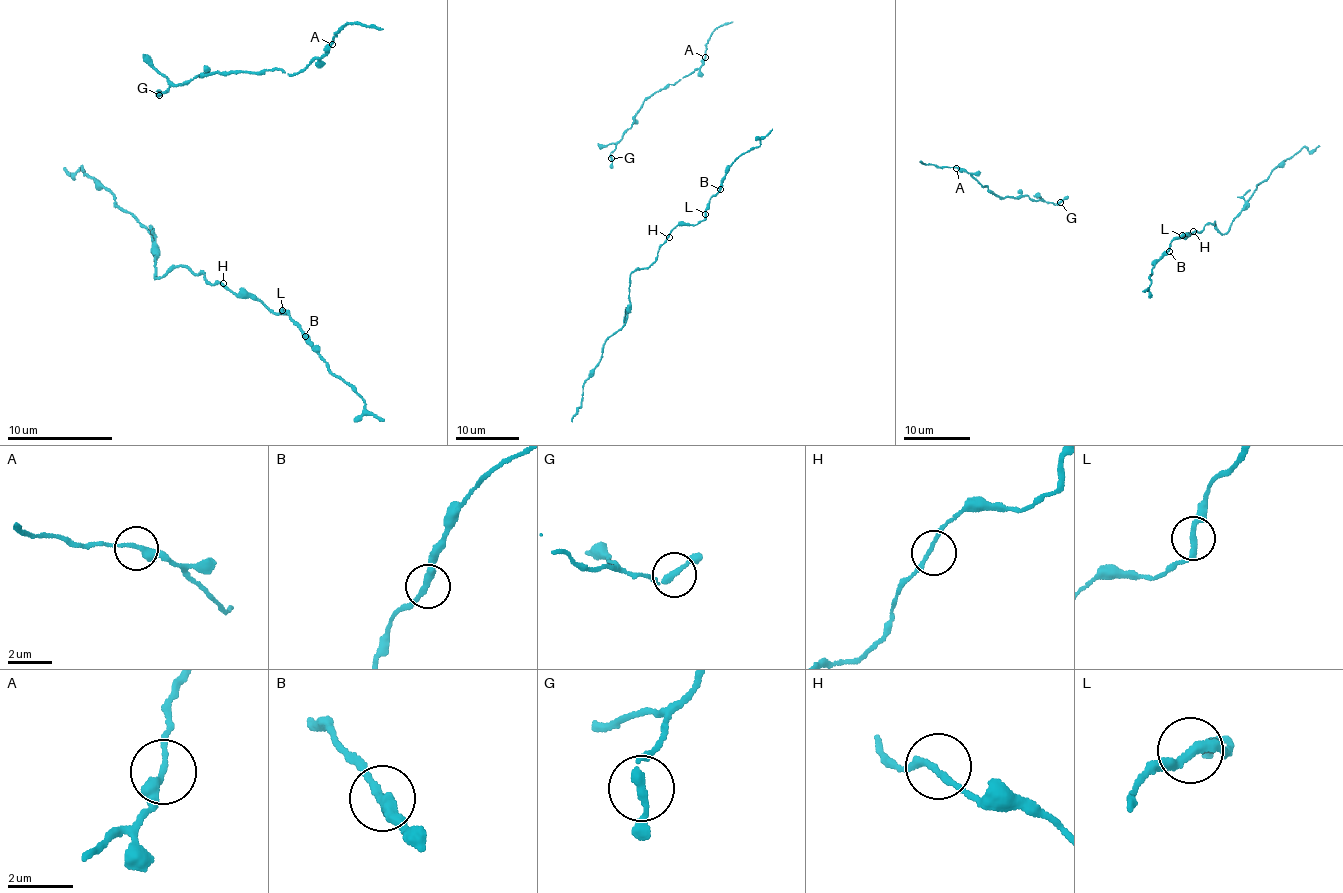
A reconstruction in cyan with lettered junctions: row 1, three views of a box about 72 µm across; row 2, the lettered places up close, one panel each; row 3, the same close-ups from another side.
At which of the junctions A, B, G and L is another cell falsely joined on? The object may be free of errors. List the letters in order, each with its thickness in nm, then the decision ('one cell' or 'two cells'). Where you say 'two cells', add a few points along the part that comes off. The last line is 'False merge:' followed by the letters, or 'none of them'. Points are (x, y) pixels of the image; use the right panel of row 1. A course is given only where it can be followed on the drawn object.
A: 280 nm | one cell
B: 280 nm | one cell
G: 240 nm | one cell
L: 280 nm | two cells | (1182, 235), (1215, 222), (1224, 233), (1272, 168), (1304, 147), (1319, 146)
False merge: L

